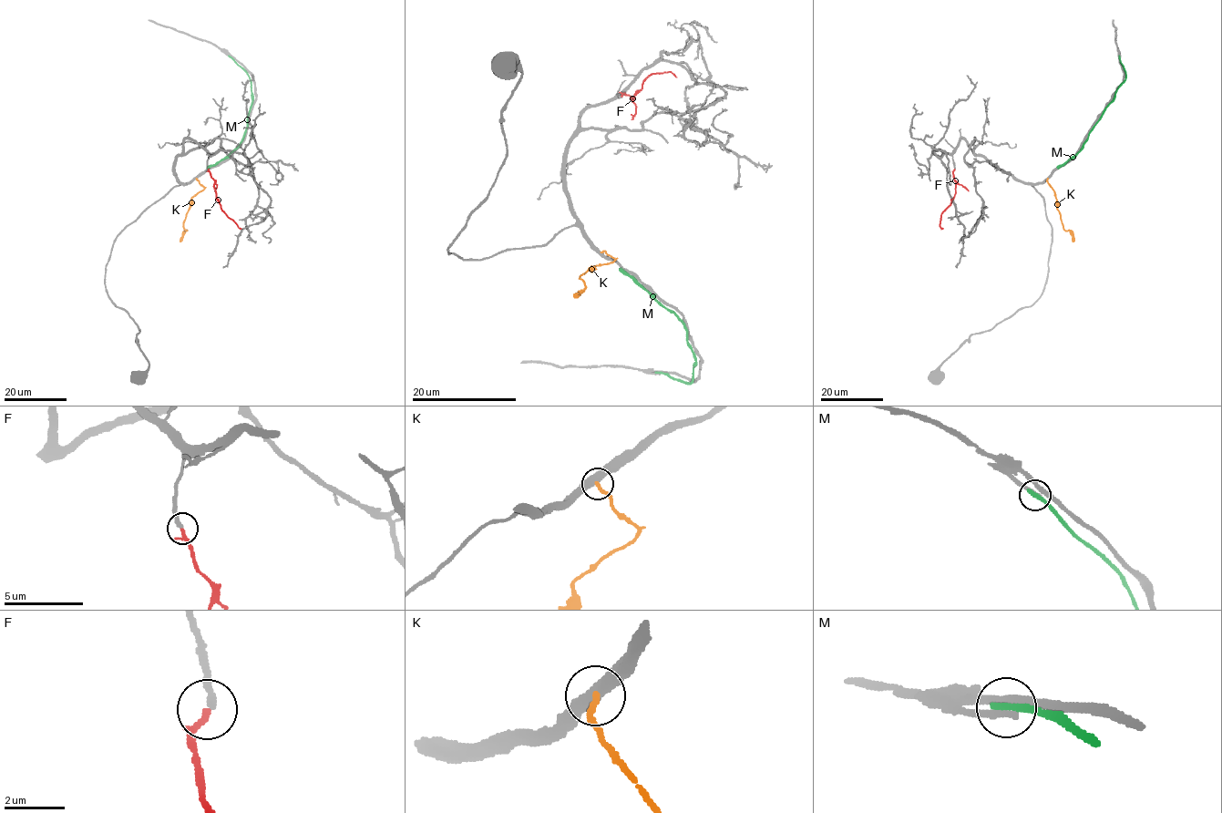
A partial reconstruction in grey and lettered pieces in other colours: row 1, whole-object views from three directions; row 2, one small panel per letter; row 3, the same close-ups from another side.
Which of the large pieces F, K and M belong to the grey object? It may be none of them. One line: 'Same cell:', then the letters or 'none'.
Same cell: F

